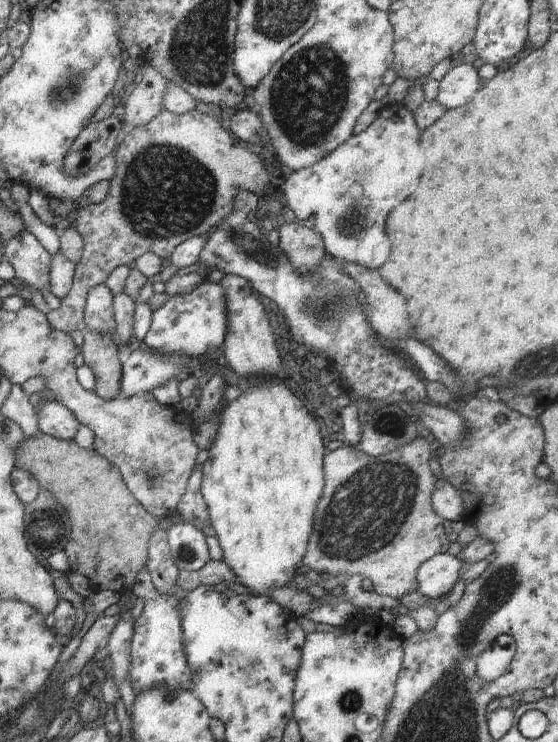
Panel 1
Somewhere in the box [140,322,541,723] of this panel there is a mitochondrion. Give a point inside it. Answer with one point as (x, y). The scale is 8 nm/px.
(365, 513)

